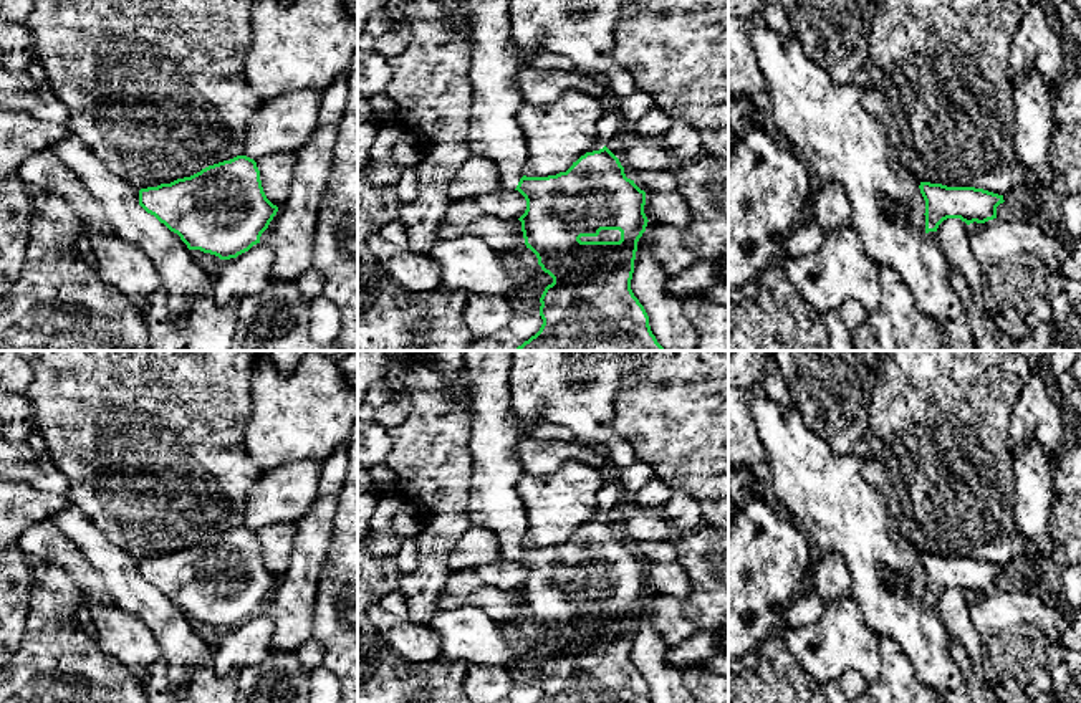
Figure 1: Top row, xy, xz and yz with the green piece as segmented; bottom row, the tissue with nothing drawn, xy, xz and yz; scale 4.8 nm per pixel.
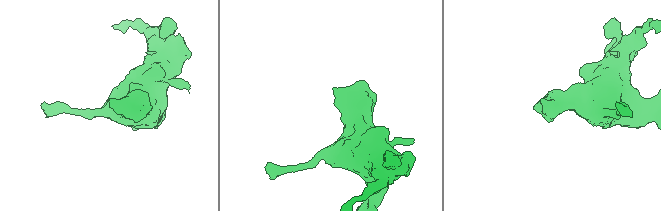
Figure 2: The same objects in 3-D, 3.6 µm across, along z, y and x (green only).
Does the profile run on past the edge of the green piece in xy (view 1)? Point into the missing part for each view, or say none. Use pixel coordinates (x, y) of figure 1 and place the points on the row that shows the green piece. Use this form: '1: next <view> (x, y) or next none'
1: next none

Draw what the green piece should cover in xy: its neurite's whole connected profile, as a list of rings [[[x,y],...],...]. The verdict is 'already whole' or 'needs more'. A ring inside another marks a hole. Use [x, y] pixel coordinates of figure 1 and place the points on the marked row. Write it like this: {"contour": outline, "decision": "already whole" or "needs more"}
{"contour": [[[247,155],[141,189],[139,205],[177,233],[189,250],[220,260],[237,258],[260,243],[278,212],[263,192],[257,162]]], "decision": "already whole"}

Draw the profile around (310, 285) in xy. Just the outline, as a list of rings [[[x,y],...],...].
[[[310,270],[305,275],[301,275],[296,281],[295,286],[298,293],[301,294],[303,299],[313,301],[319,294],[323,294],[324,288],[324,278],[319,271]]]

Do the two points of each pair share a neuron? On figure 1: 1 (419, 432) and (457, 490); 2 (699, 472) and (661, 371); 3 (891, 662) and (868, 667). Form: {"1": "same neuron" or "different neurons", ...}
{"1": "same neuron", "2": "same neuron", "3": "different neurons"}

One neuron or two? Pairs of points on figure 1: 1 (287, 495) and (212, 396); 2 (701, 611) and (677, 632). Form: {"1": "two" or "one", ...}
{"1": "two", "2": "two"}

